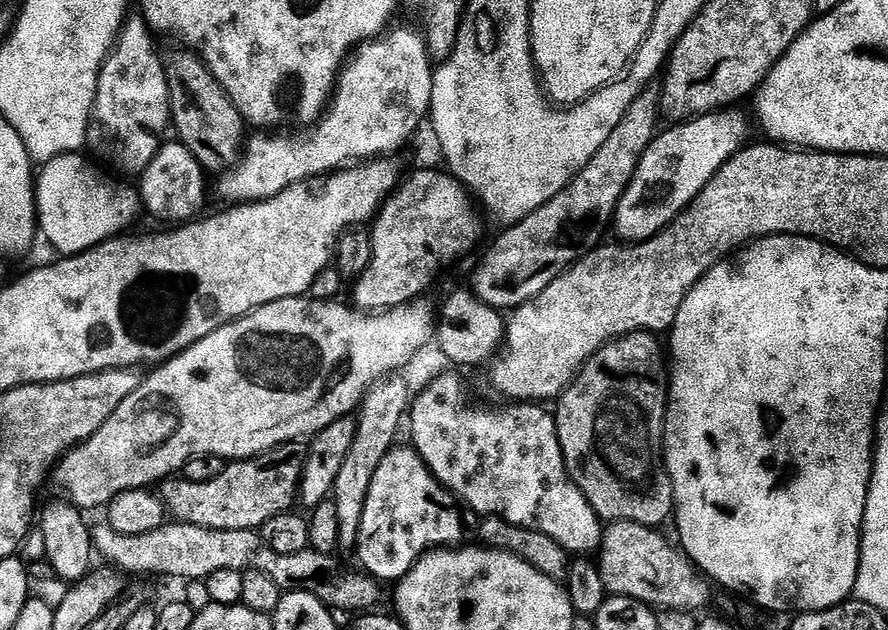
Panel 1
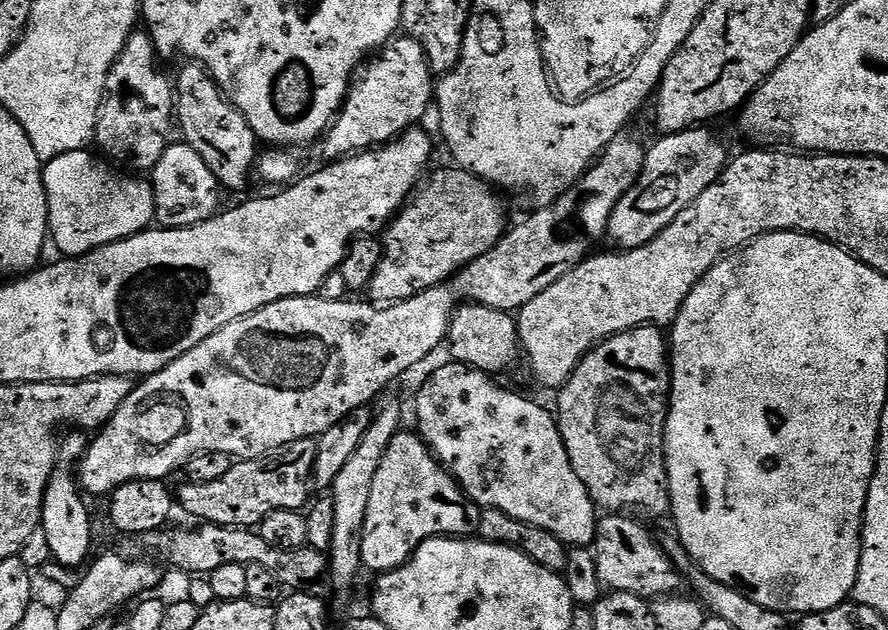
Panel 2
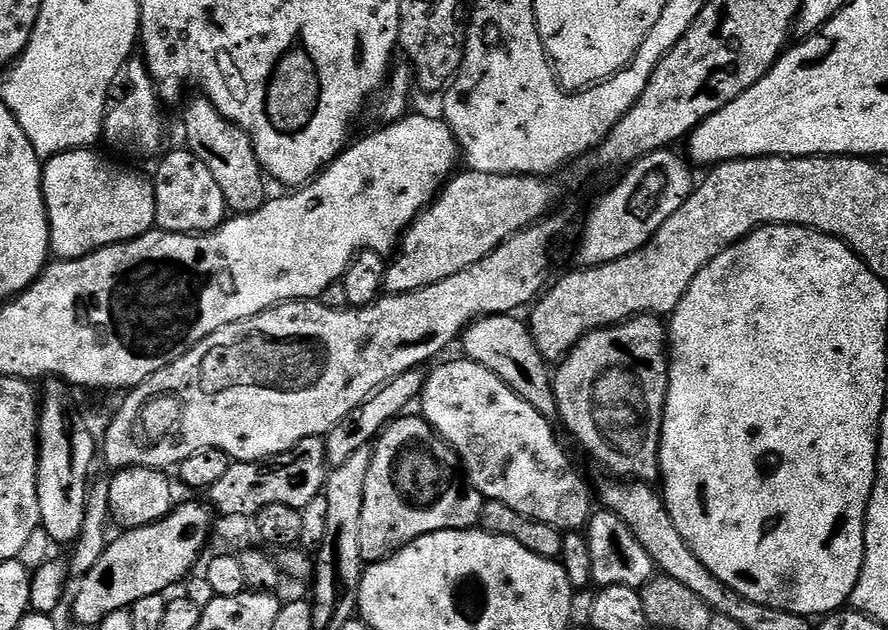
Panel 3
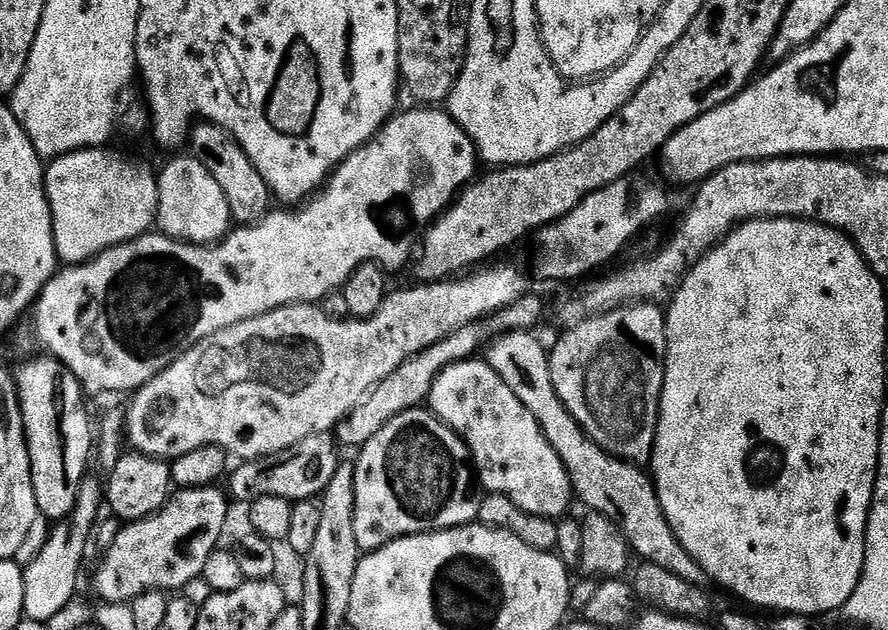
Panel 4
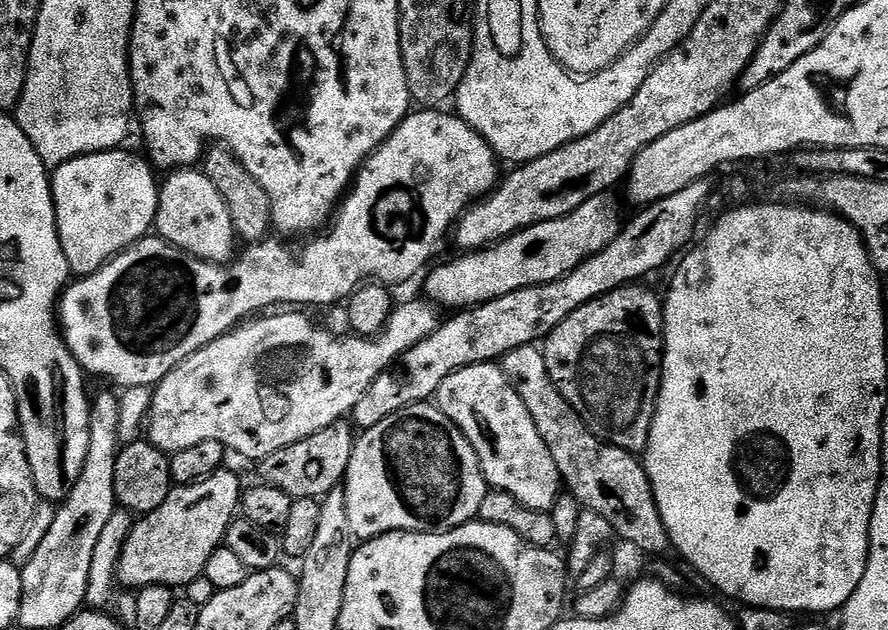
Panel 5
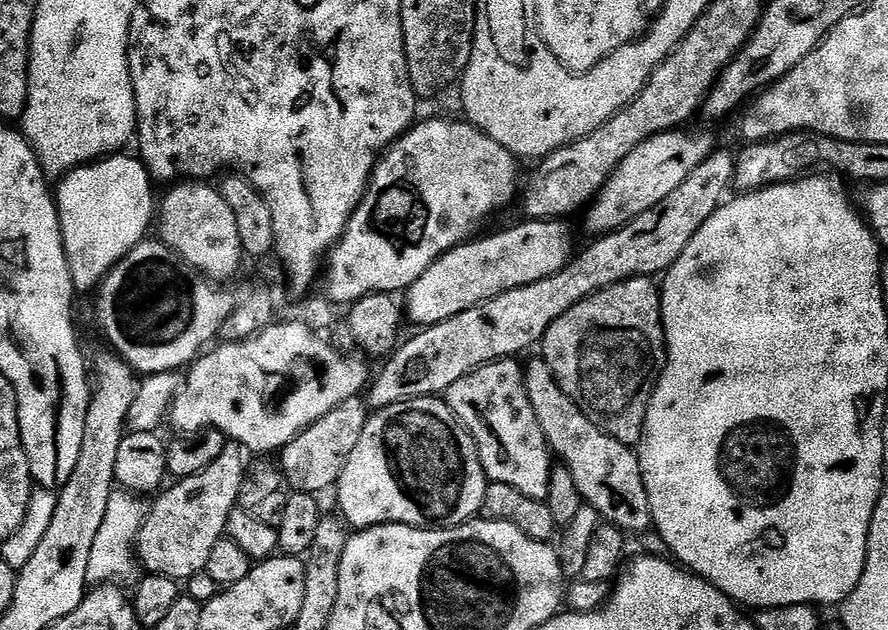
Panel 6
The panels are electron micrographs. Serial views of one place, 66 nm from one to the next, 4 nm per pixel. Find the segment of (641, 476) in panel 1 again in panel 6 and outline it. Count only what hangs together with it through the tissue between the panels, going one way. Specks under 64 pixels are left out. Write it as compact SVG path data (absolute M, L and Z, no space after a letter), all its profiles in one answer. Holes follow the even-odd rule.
M635 276L603 288L601 292L570 306L570 310L555 320L550 330L546 330L543 348L542 359L550 366L558 386L577 404L582 414L586 414L594 426L610 434L610 438L618 438L618 442L629 446L639 445L644 438L644 423L648 413L649 393L646 389L657 375L658 365L666 352L657 281L647 276Z

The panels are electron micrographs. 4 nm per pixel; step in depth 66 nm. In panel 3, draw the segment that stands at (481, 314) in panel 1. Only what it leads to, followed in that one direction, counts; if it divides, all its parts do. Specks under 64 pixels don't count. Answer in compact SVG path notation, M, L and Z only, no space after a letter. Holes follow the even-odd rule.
M516 314L481 316L472 321L462 333L463 355L486 366L486 370L498 374L498 378L502 378L502 382L506 382L506 386L510 386L510 390L518 394L518 398L530 402L530 406L534 406L534 410L541 412L546 419L555 421L558 413L554 376L550 371L549 361L538 350L529 325L525 321L523 324L518 317Z

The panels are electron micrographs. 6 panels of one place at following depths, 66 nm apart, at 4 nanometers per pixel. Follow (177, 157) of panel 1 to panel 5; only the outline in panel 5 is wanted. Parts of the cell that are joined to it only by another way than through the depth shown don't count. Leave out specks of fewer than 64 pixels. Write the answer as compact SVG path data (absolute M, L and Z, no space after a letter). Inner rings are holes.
M195 167L182 168L165 176L168 177L165 180L163 177L159 185L160 197L154 225L160 239L200 260L209 260L221 266L229 263L237 251L238 241L230 222L230 210L226 210L226 198L218 194L218 186L210 182L203 170Z

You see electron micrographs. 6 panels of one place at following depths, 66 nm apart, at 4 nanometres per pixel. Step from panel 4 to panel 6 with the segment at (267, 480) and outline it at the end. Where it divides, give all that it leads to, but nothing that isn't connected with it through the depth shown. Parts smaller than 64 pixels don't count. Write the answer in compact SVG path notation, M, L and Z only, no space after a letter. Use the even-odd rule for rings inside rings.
M351 396L350 399L334 406L330 414L318 418L305 430L299 432L278 456L278 467L284 473L284 480L292 492L310 492L321 494L335 489L340 480L342 470L346 466L346 458L358 446L358 438L362 438L362 430L366 426L370 409L360 396Z

